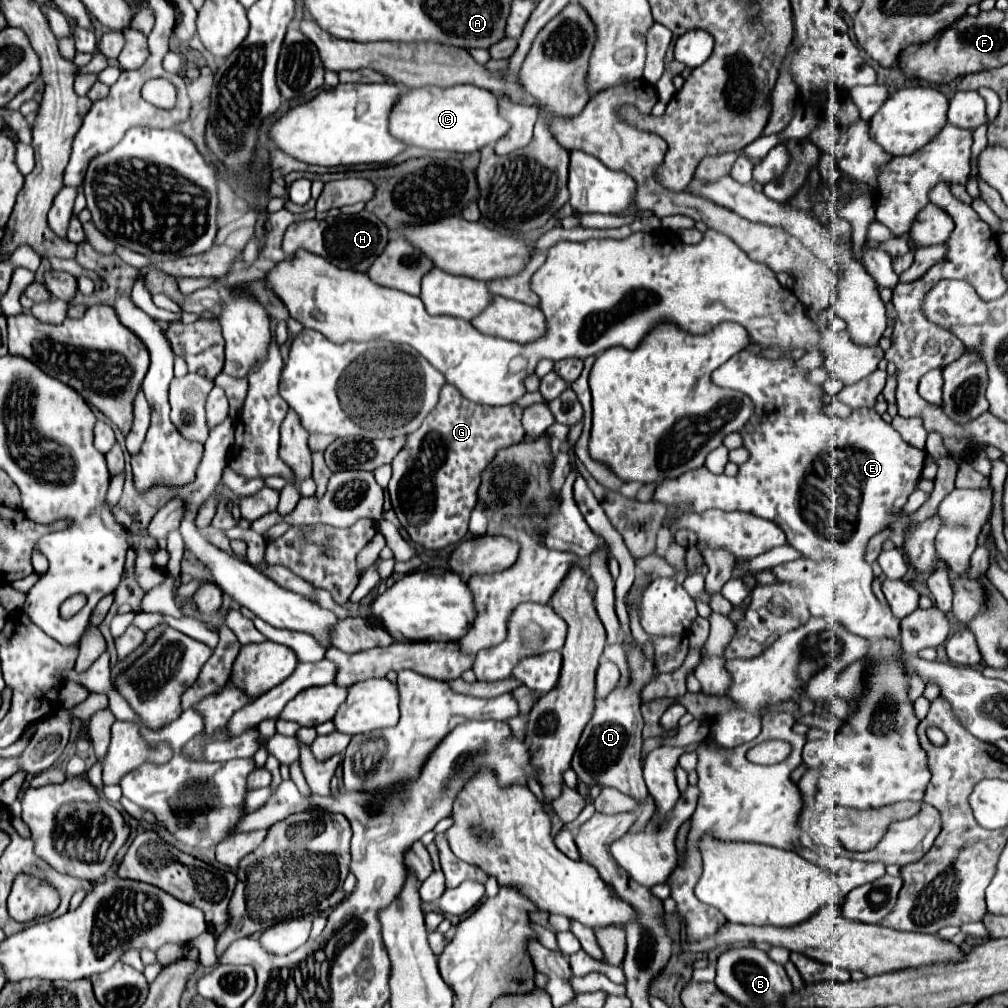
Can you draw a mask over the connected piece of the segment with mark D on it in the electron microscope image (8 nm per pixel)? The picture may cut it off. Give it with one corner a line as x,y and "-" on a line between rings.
629,645
625,657
631,673
629,683
625,687
617,685
605,699
595,699
595,711
581,733
571,767
579,775
579,781
585,783
585,779
593,779
595,785
617,787
619,791
625,791
627,795
639,799
639,803
643,805
647,797
647,787
643,781
643,767
641,767
643,717
641,717
639,693
655,675
655,667
639,645

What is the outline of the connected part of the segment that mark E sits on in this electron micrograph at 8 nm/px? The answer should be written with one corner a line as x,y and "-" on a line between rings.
741,351
723,363
715,373
713,381
721,387
729,387
749,395
755,403
755,413
741,429
743,443
751,457
739,467
735,477
714,475
705,466
693,469
677,479
667,479
657,485
653,495
655,501
665,505
689,503
693,513
705,509
723,511
747,511
757,517
777,523
785,535
787,543
803,553
807,559
827,559
833,557
833,579
837,589
835,613
839,621
851,631
869,641
879,639
899,639
899,619
893,617
887,605
883,605
871,591
873,571
871,565
863,561
865,543
879,531
883,531
897,517
897,511
905,505
907,497
917,489
925,451
917,449
901,439
901,435
881,419
875,409
855,409
851,417
837,419
821,409
821,397
825,395
821,385
811,385
805,379
807,371
797,369
793,359
763,359
755,353

